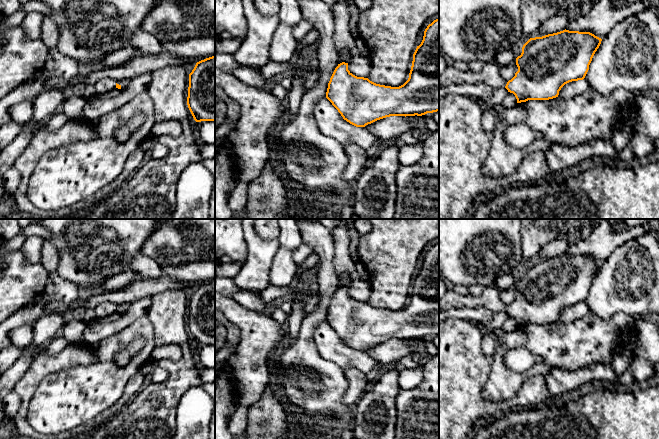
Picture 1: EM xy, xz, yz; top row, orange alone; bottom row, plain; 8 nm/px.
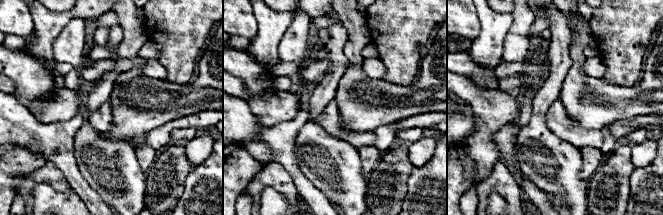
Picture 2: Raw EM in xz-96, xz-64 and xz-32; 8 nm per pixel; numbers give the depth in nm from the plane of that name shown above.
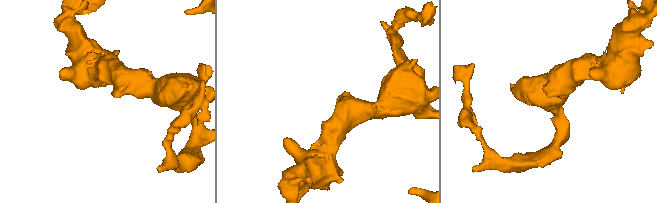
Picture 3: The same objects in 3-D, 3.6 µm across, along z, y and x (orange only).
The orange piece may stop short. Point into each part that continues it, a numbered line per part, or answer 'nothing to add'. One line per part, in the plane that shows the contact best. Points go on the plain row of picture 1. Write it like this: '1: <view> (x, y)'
1: xy (124, 306)

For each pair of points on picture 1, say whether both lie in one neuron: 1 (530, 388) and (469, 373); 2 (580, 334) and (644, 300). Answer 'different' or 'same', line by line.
1: same
2: different

